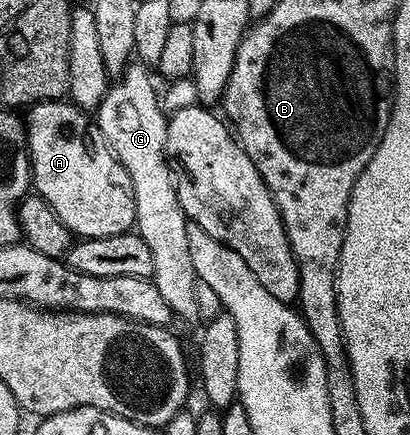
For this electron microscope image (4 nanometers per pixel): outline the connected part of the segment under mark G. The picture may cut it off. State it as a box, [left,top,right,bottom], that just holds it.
[97,64,199,318]

